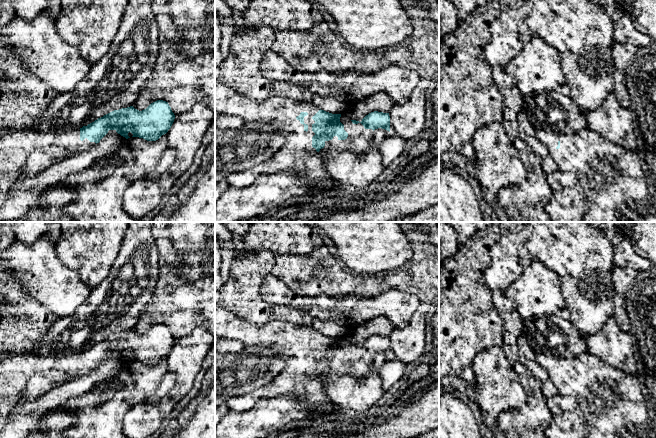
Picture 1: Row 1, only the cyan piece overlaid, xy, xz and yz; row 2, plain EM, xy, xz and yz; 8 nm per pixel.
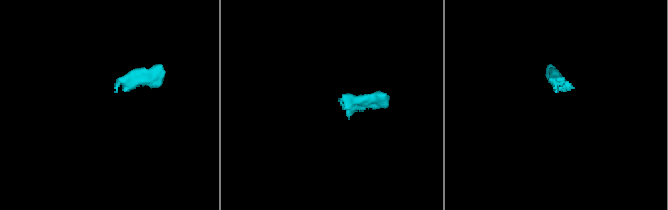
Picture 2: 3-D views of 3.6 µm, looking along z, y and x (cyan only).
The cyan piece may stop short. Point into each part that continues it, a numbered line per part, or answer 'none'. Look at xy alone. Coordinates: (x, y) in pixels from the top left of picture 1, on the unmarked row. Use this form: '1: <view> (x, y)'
1: xy (16, 369)

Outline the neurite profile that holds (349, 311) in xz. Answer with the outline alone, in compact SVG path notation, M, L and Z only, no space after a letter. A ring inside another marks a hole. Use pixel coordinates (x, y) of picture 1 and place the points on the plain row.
M268 275L263 280L260 286L260 296L269 304L295 308L307 313L313 320L332 321L348 328L355 327L379 316L385 316L393 324L394 330L401 329L409 323L420 304L420 300L417 296L397 289L390 289L373 298L357 297L353 295L298 296L284 283L271 275Z

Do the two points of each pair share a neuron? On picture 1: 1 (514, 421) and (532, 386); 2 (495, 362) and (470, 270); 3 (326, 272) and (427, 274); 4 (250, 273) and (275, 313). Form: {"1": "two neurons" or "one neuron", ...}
{"1": "one neuron", "2": "two neurons", "3": "one neuron", "4": "one neuron"}

